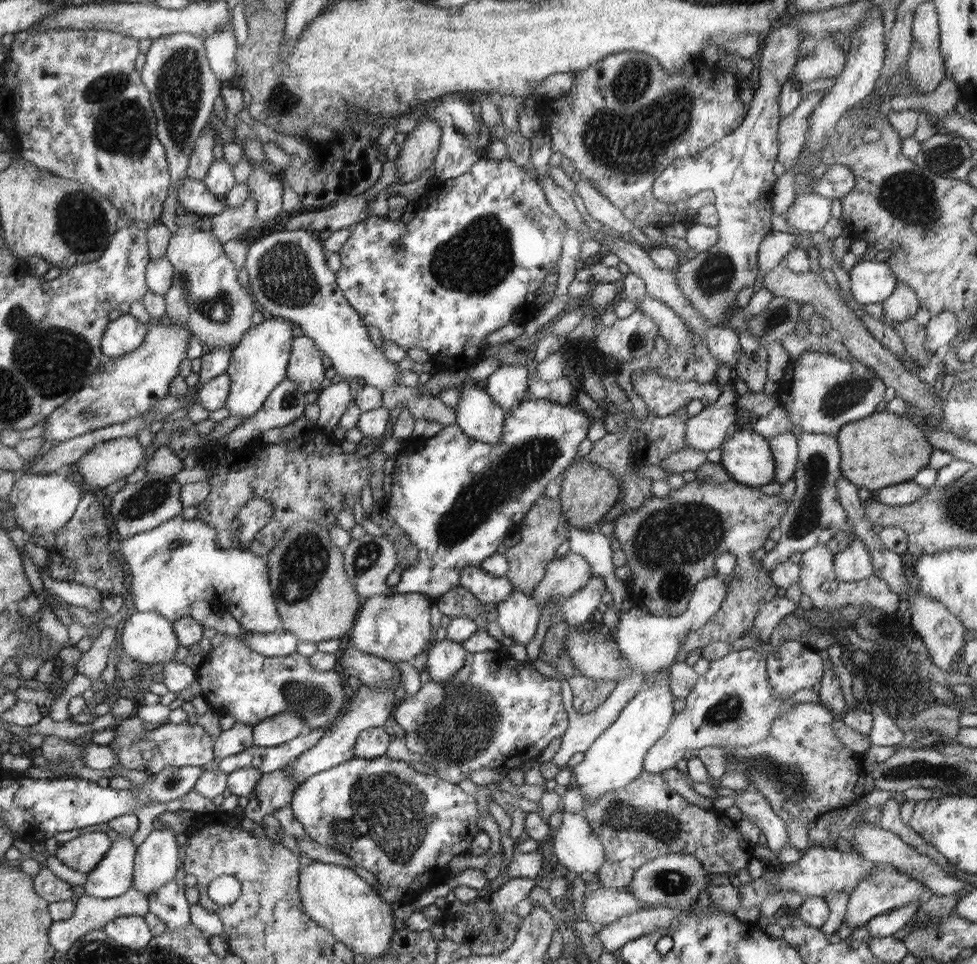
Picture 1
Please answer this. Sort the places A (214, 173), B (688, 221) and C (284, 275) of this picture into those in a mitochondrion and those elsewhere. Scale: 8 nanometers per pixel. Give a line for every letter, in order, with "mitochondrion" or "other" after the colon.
A: other
B: other
C: mitochondrion

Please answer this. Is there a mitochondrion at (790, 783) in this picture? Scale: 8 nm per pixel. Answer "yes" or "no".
yes

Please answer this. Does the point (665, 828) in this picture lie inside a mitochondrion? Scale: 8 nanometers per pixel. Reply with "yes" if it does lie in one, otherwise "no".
yes

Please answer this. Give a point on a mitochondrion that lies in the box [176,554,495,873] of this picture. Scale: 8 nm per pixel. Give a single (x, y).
(400, 815)

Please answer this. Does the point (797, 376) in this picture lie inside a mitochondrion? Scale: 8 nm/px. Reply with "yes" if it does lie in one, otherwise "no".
no

